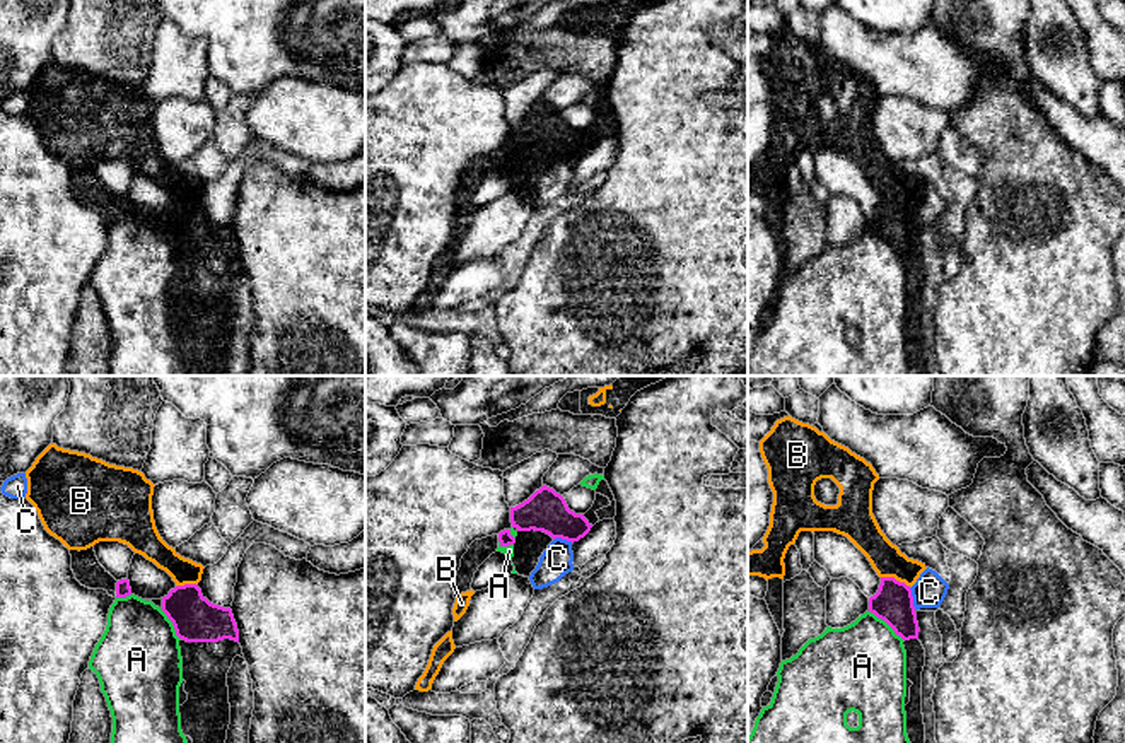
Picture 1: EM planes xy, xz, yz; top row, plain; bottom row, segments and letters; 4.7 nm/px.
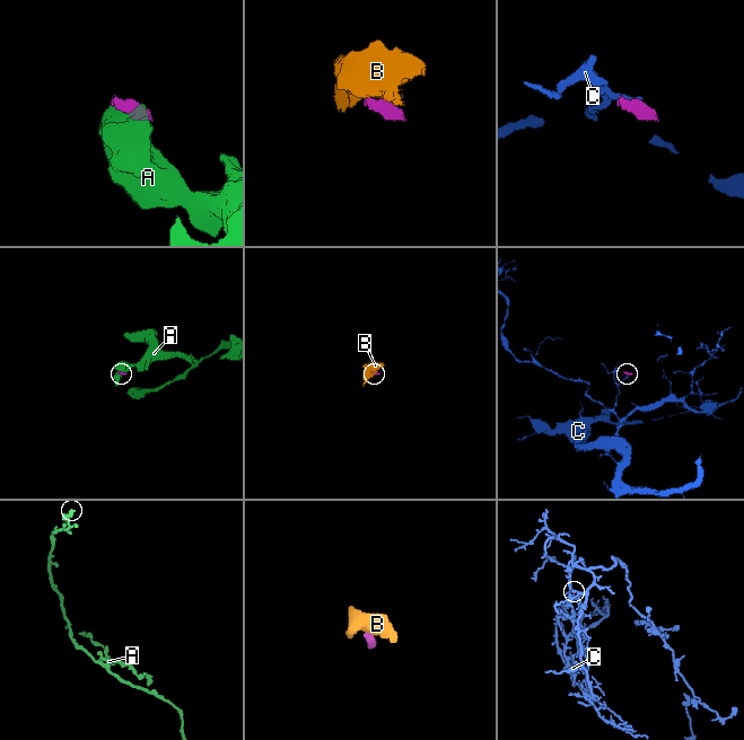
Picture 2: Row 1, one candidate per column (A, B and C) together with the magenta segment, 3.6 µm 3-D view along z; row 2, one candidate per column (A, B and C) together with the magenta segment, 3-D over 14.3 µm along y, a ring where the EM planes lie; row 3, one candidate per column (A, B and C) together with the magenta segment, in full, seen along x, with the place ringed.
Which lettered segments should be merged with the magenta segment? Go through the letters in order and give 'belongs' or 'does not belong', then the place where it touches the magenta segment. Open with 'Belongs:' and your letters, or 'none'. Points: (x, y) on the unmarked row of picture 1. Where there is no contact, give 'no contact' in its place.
Belongs: B
A: does not belong; meets magenta in yz at (886, 239)
B: belongs; meets magenta in yz at (895, 197)
C: does not belong; meets magenta in yz at (912, 216)

